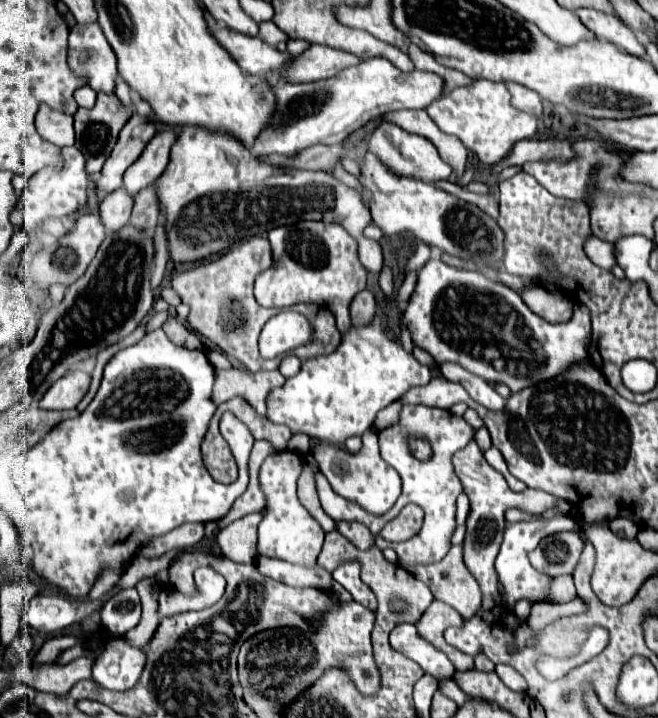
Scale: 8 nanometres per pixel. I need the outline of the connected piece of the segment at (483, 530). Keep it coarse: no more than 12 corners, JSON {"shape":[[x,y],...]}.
{"shape":[[474,440],[452,456],[470,498],[464,564],[482,608],[502,602],[494,560],[504,512],[572,514],[542,490],[512,492]]}

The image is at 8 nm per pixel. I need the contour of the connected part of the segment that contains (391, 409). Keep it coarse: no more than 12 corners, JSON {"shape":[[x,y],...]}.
{"shape":[[400,402],[382,408],[376,414],[374,428],[382,430],[396,424]]}

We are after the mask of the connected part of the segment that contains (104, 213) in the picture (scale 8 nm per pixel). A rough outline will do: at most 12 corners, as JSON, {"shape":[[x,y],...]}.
{"shape":[[122,188],[100,204],[106,232],[124,228],[130,220],[132,196]]}

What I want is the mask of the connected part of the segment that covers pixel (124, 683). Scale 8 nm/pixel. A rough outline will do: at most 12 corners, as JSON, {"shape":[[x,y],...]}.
{"shape":[[106,644],[92,664],[92,680],[106,690],[128,690],[146,664],[144,650]]}

